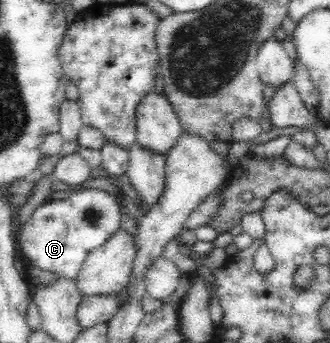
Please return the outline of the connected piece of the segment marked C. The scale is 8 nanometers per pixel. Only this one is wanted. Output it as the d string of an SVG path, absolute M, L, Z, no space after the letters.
M86 188L78 192L71 192L66 200L49 199L46 203L38 206L34 214L28 218L28 222L16 225L16 237L18 253L24 254L31 265L53 272L60 279L75 281L79 278L79 272L82 270L83 262L86 257L97 246L114 234L116 230L121 229L120 206L114 196L94 188Z

